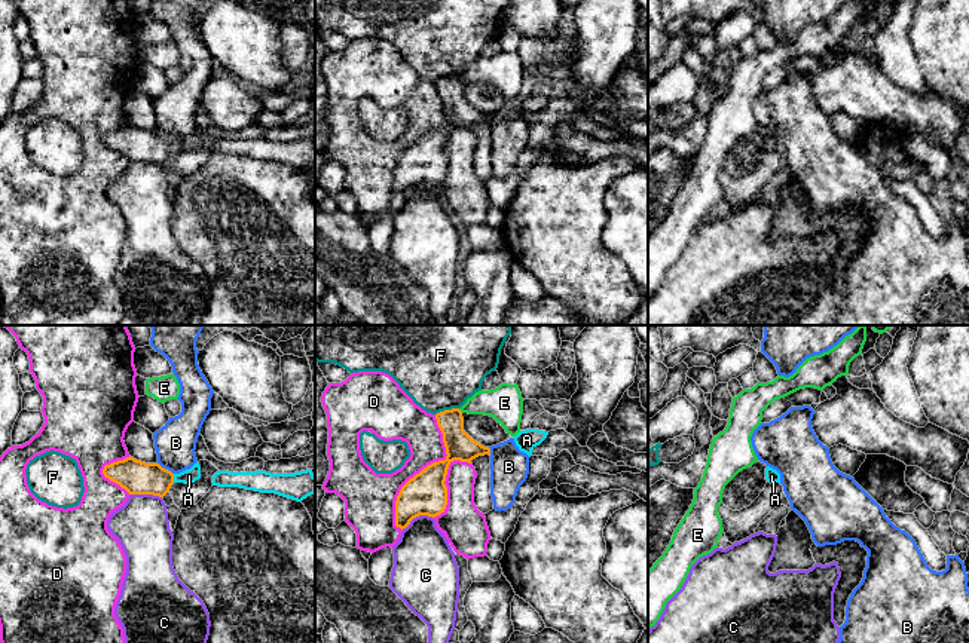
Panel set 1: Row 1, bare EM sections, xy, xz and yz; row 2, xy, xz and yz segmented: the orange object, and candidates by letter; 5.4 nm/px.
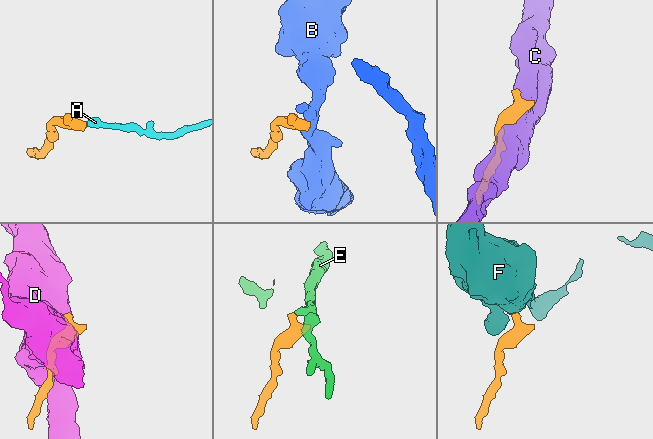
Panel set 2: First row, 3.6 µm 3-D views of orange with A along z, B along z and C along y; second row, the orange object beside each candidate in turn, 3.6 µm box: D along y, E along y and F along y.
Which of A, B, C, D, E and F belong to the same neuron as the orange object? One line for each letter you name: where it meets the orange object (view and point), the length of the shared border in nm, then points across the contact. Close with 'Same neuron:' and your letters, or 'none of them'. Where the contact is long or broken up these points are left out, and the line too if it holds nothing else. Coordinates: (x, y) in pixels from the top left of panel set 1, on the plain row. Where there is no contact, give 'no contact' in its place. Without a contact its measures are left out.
A: contact xy (173, 146); length 50 nm; way xy (137, 144), (173, 146), (189, 143)
Same neuron: A

